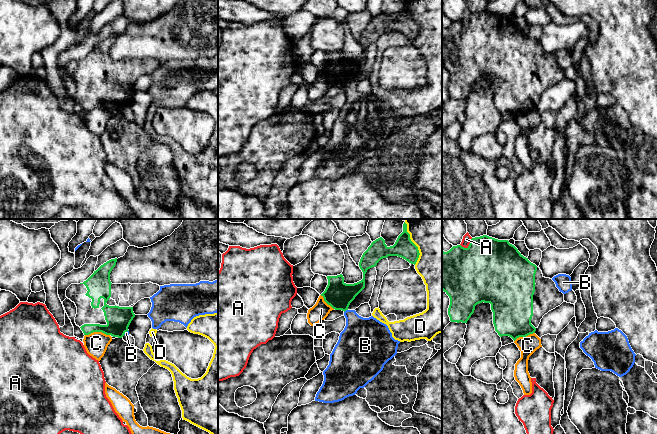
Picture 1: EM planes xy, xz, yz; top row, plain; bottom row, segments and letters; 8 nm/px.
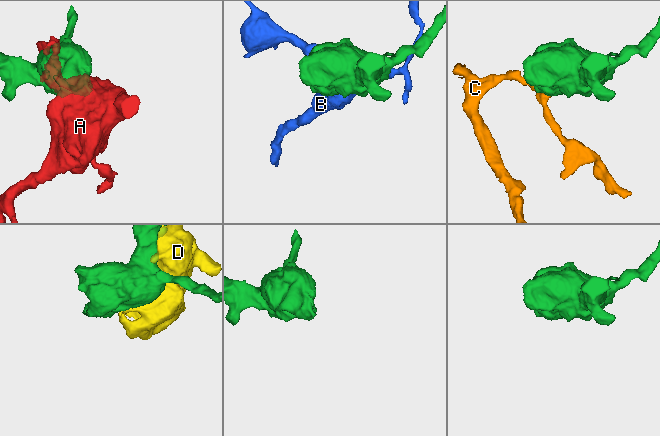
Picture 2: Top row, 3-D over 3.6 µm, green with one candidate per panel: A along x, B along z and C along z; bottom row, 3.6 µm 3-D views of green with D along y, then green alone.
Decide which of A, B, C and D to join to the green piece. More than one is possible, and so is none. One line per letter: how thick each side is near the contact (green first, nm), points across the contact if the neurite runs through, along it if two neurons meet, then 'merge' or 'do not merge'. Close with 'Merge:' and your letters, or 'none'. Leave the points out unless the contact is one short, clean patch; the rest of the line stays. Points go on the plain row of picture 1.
A: 500/70 nm | do not merge
B: 220/300 nm | along xz (347, 85), (344, 88) | do not merge
C: 200/190 nm | along xy (109, 110), (91, 108), (85, 111) | do not merge
D: 160/360 nm | do not merge
Merge: none

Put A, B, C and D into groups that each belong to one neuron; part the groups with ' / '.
A / B / C / D

